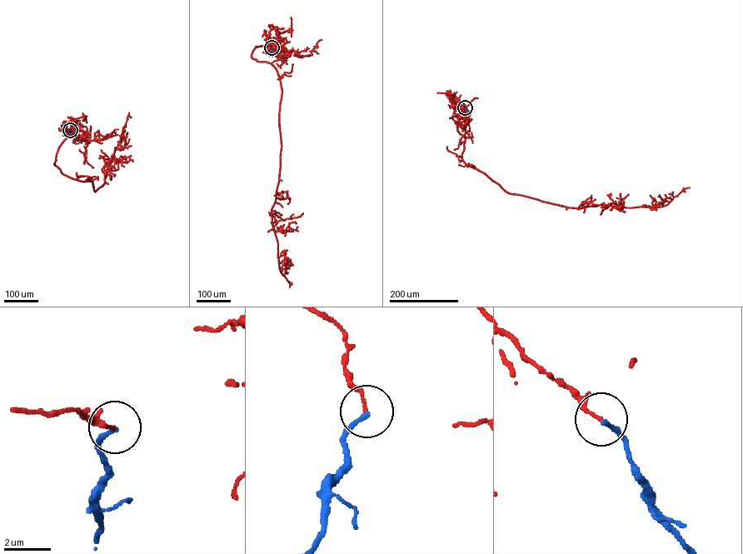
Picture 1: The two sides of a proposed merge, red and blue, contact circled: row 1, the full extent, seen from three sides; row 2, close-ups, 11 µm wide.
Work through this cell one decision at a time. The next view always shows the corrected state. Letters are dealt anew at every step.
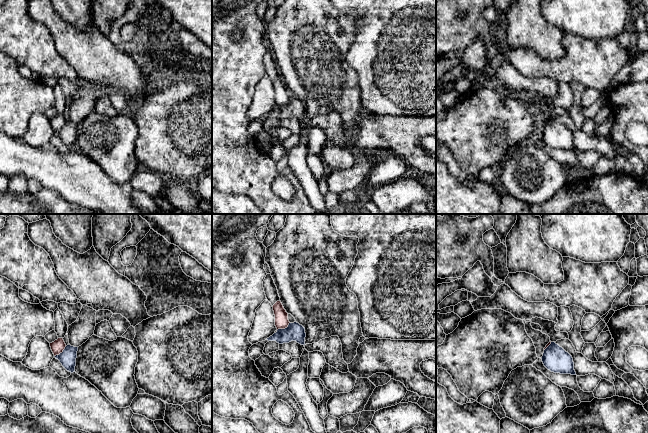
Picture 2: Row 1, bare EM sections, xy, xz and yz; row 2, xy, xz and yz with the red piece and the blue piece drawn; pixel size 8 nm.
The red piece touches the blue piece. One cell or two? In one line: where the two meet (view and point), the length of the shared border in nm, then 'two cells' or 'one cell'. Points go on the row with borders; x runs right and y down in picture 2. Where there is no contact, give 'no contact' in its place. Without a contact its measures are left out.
xz (284, 328) | 120 nm | two cells

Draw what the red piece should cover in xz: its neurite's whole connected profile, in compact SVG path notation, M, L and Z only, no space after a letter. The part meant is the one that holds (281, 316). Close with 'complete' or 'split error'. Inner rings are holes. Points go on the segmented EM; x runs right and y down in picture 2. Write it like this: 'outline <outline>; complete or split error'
outline M277 301L273 306L275 315L275 326L278 329L285 329L289 325L288 313L284 309L281 301Z; complete

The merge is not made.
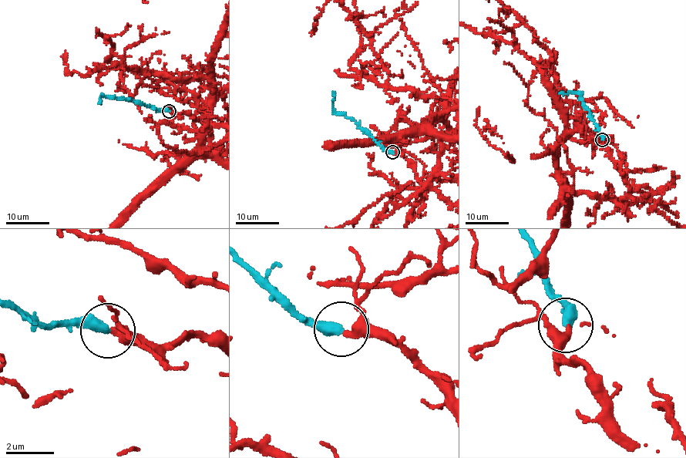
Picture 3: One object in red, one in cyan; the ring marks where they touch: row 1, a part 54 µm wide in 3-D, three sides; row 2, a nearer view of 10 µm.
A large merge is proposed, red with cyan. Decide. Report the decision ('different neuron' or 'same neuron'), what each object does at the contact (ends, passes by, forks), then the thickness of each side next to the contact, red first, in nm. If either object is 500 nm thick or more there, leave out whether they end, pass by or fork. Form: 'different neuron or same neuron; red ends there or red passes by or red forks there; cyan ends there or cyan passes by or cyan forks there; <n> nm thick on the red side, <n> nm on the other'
same neuron; red passes by; cyan ends there; 260 nm thick on the red side, 460 nm on the other

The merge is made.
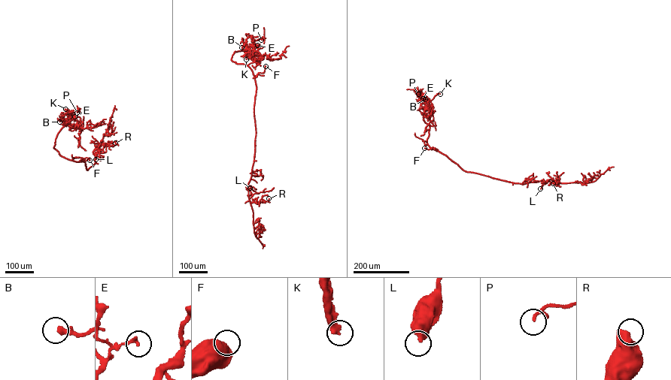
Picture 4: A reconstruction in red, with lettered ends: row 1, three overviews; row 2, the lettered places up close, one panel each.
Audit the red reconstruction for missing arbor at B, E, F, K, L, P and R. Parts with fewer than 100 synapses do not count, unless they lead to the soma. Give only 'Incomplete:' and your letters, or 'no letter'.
Incomplete: K

